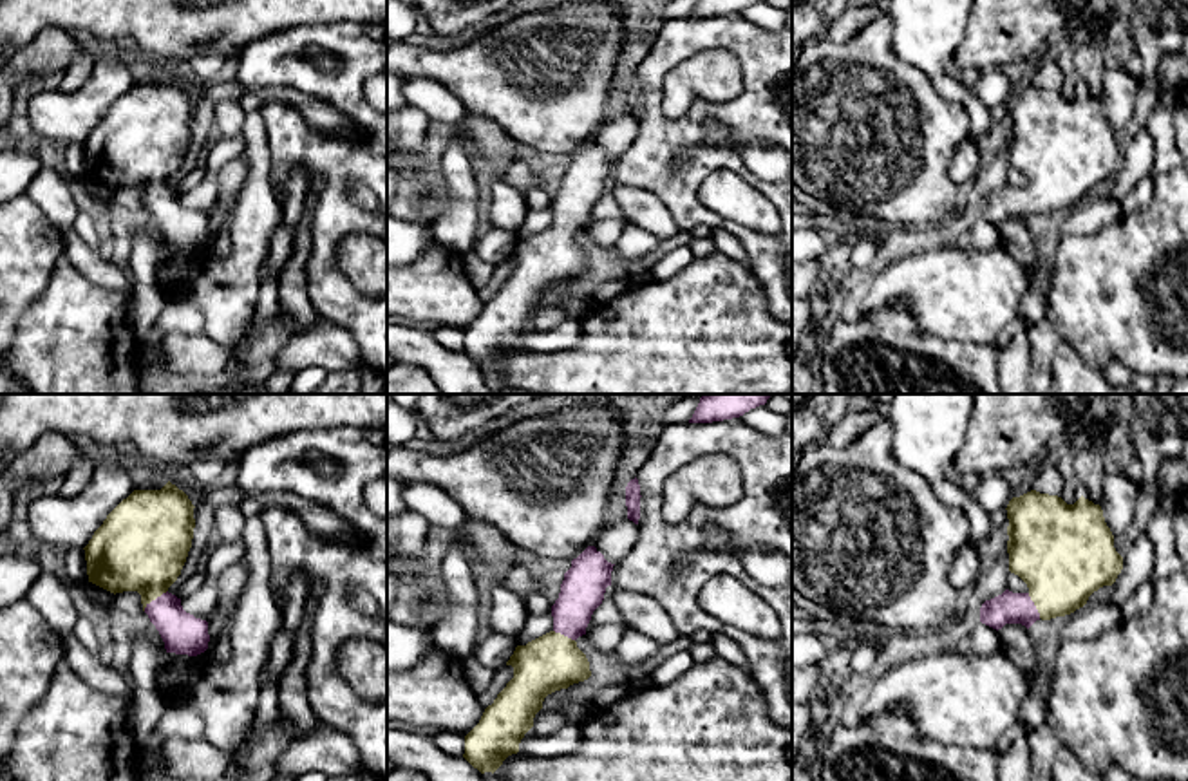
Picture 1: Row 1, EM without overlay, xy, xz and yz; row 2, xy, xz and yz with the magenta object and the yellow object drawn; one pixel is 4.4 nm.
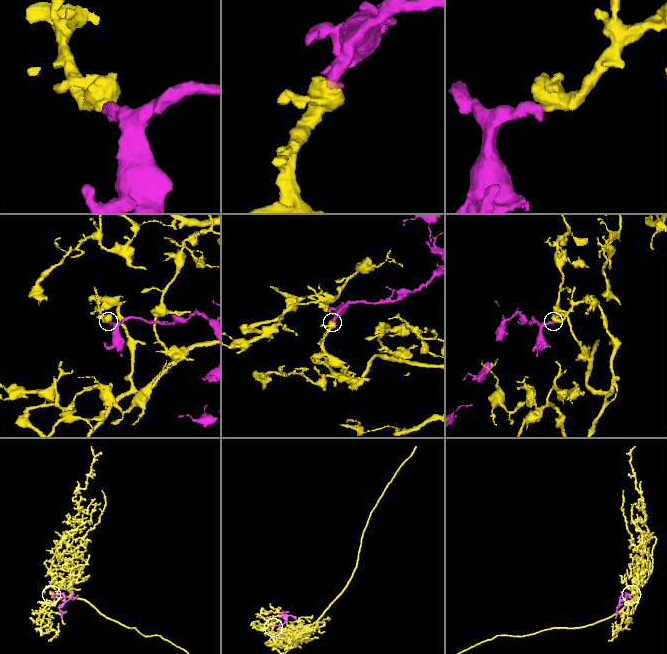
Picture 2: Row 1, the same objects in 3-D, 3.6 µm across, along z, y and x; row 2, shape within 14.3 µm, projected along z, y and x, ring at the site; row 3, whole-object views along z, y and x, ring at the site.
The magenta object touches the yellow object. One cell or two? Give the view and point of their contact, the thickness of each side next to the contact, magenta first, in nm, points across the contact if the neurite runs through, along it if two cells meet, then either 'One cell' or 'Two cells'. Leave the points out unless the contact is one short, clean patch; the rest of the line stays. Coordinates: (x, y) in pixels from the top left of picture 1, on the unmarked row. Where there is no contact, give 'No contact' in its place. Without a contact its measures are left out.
Touches magenta at xy (156, 194). Thickness 180 nm (magenta) against 400 nm. Path across: xy (183, 228), (156, 194), (141, 141). One cell

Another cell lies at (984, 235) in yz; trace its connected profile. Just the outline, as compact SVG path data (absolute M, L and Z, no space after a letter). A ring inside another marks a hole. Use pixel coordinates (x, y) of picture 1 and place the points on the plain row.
M978 219L973 224L973 231L969 235L966 248L973 251L989 251L1000 246L1000 242L1002 242L1002 237L1000 237L998 226L985 219Z

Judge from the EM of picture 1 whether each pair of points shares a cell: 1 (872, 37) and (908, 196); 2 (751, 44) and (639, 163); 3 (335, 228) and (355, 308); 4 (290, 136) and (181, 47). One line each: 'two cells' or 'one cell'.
1: one cell
2: one cell
3: one cell
4: two cells

